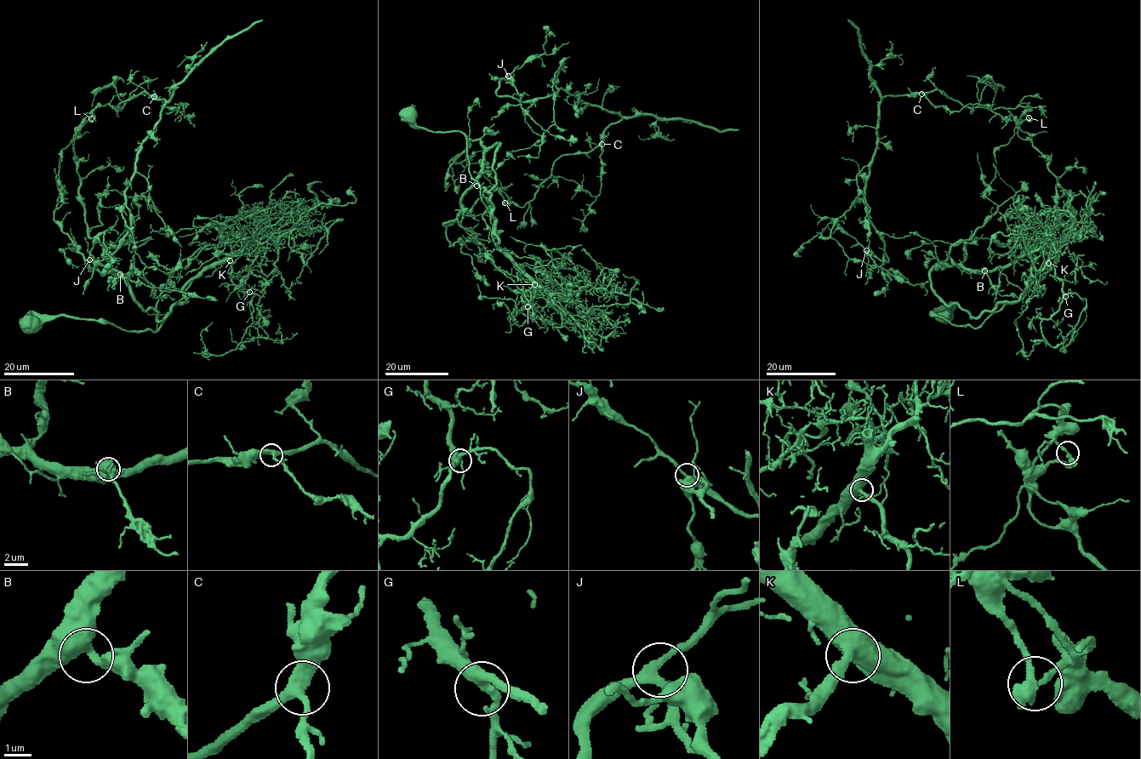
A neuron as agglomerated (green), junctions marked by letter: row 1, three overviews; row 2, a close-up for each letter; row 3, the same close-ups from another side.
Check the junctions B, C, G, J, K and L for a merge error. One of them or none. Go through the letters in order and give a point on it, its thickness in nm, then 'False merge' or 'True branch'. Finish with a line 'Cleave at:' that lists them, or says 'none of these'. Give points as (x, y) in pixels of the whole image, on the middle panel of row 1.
B: Place: (476, 185). Thickness 440 nm. True branch
C: Place: (601, 144). Thickness 360 nm. True branch
G: Place: (527, 306). Thickness 380 nm. True branch
J: Place: (508, 76). Thickness 280 nm. True branch
K: Place: (534, 284). Thickness 500 nm. True branch
L: Place: (504, 202). Thickness 240 nm. False merge
Cleave at: L

